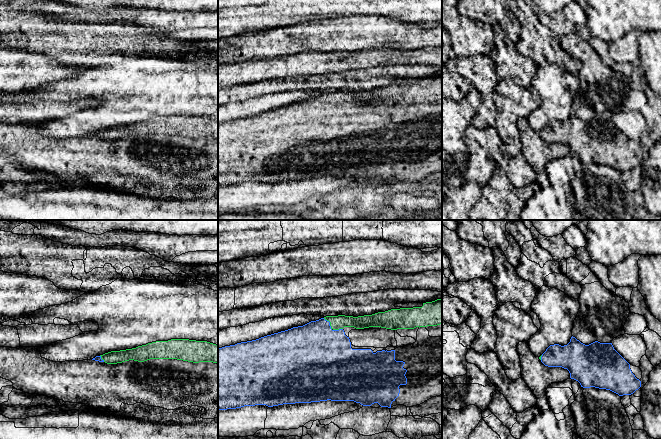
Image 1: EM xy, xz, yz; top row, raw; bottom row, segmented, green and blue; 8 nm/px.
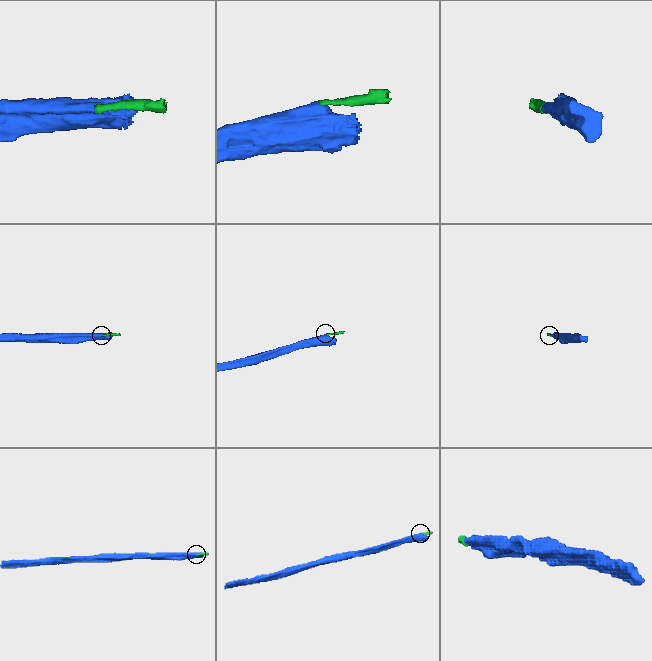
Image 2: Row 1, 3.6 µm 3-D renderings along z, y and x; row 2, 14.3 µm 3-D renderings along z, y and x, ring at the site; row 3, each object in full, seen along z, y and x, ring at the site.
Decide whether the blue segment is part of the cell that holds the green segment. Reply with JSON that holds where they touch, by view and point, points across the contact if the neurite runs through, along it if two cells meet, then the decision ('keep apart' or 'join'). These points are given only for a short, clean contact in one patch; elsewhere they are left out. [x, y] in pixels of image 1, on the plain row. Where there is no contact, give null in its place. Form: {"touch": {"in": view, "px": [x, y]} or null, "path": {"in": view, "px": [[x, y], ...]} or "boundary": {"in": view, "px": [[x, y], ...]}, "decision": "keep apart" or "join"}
{"touch": {"in": "xz", "px": [330, 99]}, "path": {"in": "xz", "px": [[338, 98], [330, 99], [317, 112], [315, 126]]}, "decision": "join"}

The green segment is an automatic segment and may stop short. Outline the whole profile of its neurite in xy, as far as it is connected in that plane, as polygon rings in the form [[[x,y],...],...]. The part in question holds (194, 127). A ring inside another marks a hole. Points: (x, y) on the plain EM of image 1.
[[[171,115],[156,117],[132,125],[111,127],[92,136],[117,140],[129,136],[144,138],[150,135],[177,135],[193,139],[218,140],[218,121],[207,117]]]

